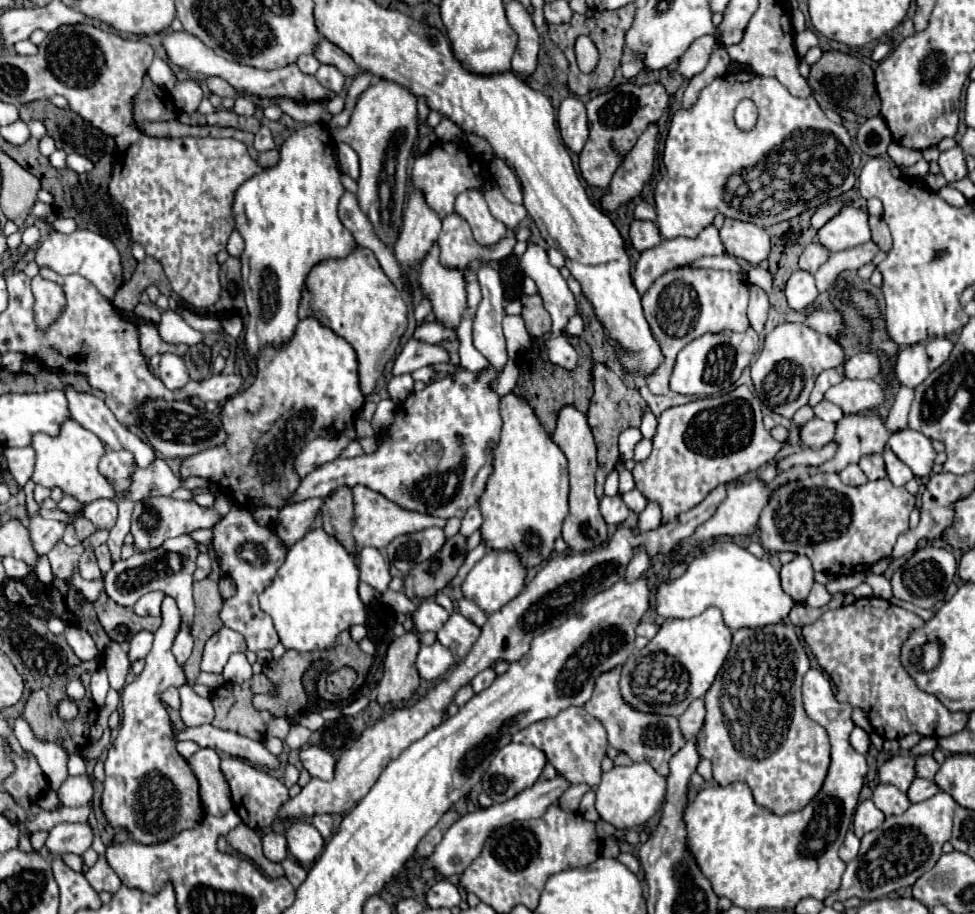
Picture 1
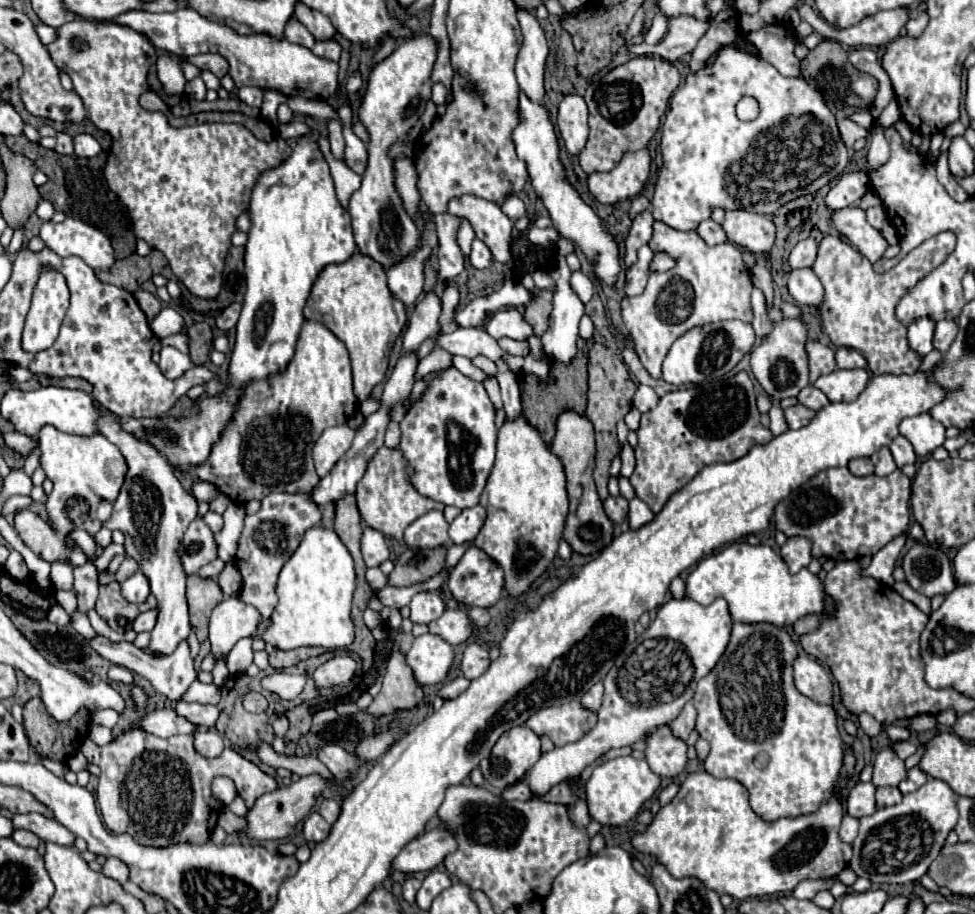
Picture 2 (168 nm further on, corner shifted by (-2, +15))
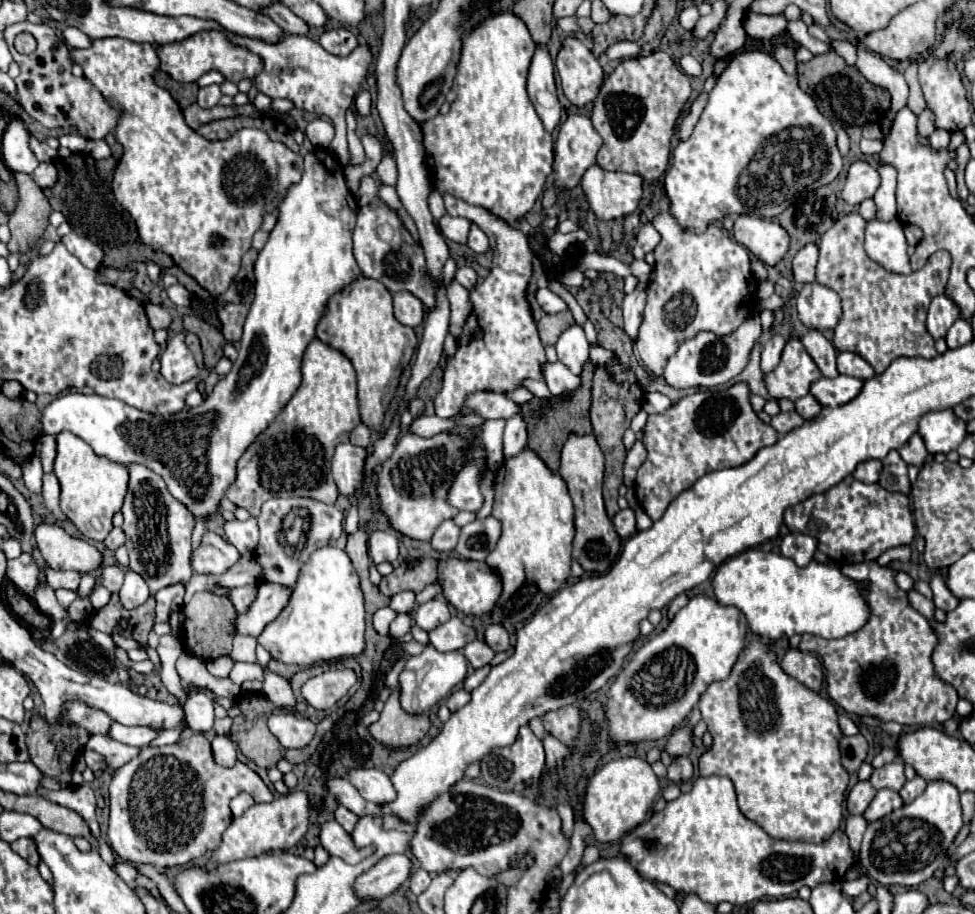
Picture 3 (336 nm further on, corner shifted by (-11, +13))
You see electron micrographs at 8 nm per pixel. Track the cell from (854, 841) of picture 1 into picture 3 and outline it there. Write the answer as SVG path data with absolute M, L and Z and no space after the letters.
M849 816L845 822L845 834L849 838L849 844L851 844L851 850L855 852L855 856L859 854L865 828L867 828L867 822L863 816Z

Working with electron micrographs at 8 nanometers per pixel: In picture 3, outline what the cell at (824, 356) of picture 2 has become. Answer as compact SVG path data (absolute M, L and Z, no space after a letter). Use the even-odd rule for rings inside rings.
M859 212L845 214L823 234L819 242L817 282L827 288L839 288L843 316L835 328L835 346L821 332L807 332L805 336L801 336L801 342L825 378L837 376L835 348L839 352L847 350L859 354L863 360L871 364L875 374L885 372L885 368L899 356L937 356L935 340L931 338L931 334L927 334L925 318L931 300L937 294L945 292L951 256L945 250L939 250L929 258L929 262L921 270L915 270L909 276L891 274L867 256L863 248L865 226L867 222L859 216ZM907 330L915 334L915 342L905 340Z

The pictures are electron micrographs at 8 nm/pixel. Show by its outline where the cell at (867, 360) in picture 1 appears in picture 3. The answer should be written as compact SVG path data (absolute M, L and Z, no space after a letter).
M839 352L837 354L837 370L839 370L839 374L855 376L859 380L869 380L875 376L873 368L861 356L857 356L853 352Z

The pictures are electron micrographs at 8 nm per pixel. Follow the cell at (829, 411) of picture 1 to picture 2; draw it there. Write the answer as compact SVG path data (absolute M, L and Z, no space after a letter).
M806 386L800 394L798 394L798 400L800 404L812 408L812 410L818 410L818 408L824 408L826 404L830 404L830 400L826 398L826 394L814 386Z

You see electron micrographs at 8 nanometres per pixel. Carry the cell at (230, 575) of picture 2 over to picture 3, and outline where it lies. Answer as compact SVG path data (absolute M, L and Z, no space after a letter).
M243 586L243 588L233 588L231 590L231 602L237 608L237 612L243 614L243 610L247 610L247 606L251 606L251 602L255 600L257 594L257 586Z

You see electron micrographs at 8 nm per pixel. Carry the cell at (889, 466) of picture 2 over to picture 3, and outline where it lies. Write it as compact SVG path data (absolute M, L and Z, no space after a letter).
M891 450L883 458L883 472L879 478L879 486L891 492L901 492L901 494L911 494L911 484L907 478L907 464L899 456L897 450Z

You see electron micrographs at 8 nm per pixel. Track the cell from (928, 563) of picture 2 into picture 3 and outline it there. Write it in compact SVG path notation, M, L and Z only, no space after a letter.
M935 574L929 586L931 586L931 590L933 590L933 602L935 602L937 608L941 608L943 612L951 612L951 610L955 610L955 606L959 604L959 600L949 592L949 588L947 588L943 576Z

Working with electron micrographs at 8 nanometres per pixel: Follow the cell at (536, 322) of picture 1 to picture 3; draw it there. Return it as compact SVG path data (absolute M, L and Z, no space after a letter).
M561 312L561 314L547 314L543 316L537 326L539 326L539 336L543 346L553 346L559 340L559 334L563 334L563 330L567 330L567 326L573 326L575 320L571 316L571 312Z

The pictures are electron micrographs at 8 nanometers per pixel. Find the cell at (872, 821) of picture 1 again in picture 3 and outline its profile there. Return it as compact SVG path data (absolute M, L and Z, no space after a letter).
M857 782L851 792L847 794L847 810L849 814L863 814L865 808L869 806L869 802L875 796L875 788L869 782Z

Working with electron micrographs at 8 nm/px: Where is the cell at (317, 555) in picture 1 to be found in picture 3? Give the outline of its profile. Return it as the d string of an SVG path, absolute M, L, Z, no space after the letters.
M319 548L305 562L289 604L259 634L259 644L283 664L311 666L321 660L357 656L365 648L365 610L359 576L345 550Z

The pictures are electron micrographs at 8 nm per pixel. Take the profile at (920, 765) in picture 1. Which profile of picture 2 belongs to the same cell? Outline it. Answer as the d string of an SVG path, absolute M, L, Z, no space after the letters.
M896 742L896 744L892 744L892 748L894 748L894 752L902 758L902 760L906 760L908 756L912 756L914 752L916 752L916 744L914 742Z

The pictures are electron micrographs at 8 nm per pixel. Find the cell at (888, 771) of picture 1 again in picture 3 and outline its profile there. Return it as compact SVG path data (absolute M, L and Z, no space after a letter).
M895 760L891 764L885 764L883 768L873 770L869 782L877 790L879 788L889 788L889 790L899 792L903 788L903 784L907 782L905 780L905 774L903 774L903 762L901 760Z

